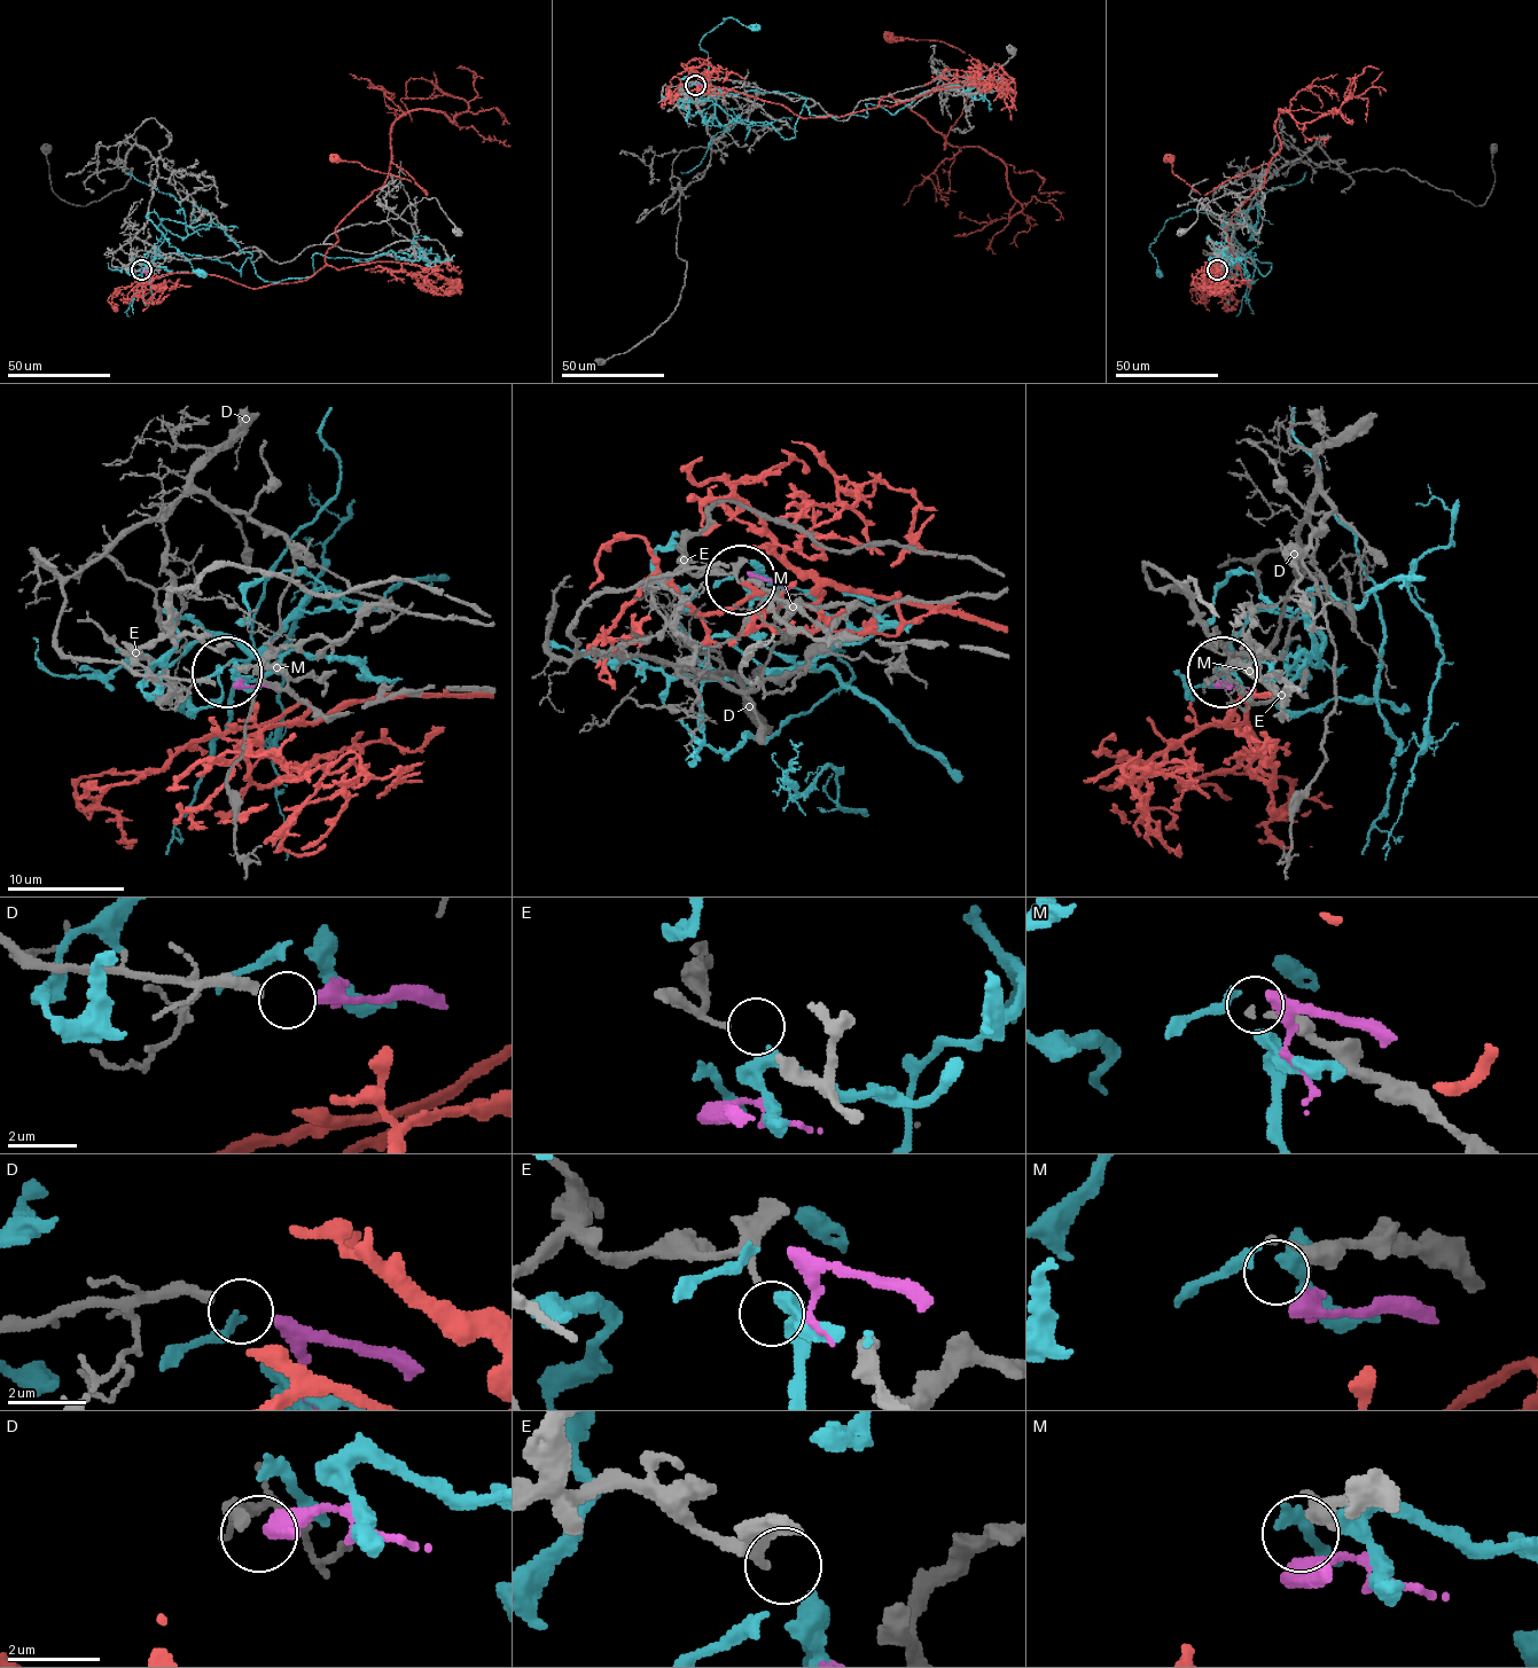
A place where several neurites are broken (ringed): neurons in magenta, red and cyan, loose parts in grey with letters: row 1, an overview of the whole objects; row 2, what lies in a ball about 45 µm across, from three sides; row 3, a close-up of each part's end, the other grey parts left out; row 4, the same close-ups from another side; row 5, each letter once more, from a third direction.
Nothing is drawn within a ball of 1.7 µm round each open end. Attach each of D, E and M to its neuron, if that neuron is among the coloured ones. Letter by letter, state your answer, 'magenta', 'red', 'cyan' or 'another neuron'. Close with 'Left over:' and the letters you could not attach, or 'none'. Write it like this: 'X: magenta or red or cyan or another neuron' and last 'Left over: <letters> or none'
D: magenta
E: another neuron
M: another neuron
Left over: E, M

